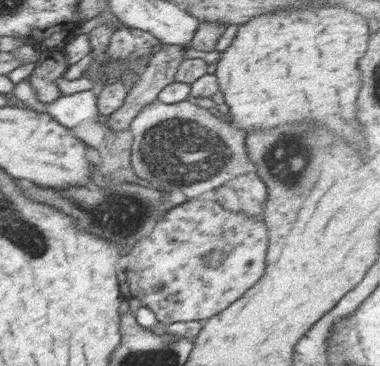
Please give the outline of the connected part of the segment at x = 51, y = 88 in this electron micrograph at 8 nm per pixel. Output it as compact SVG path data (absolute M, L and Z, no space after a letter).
M63 49L37 53L36 66L29 78L41 103L50 104L61 97L56 80L63 77L68 66Z

